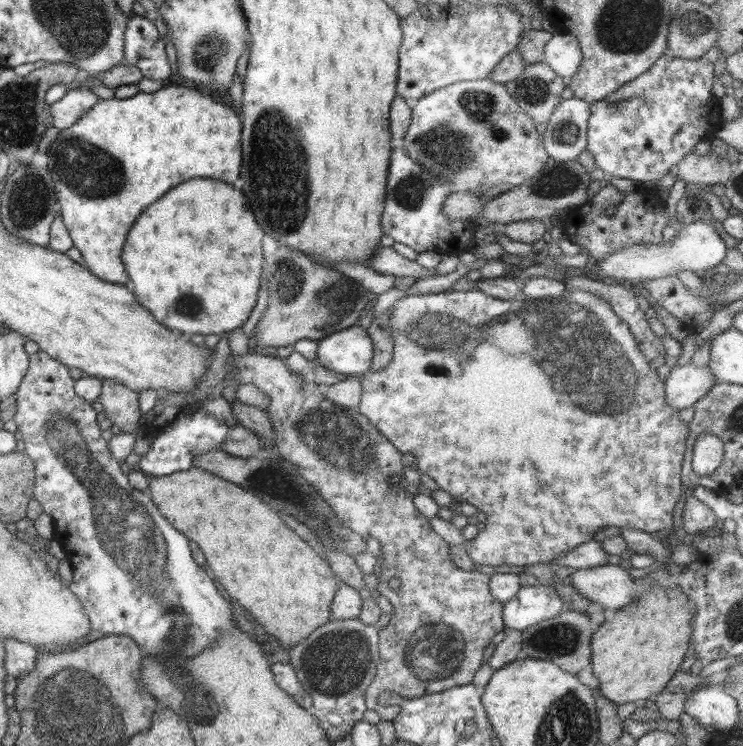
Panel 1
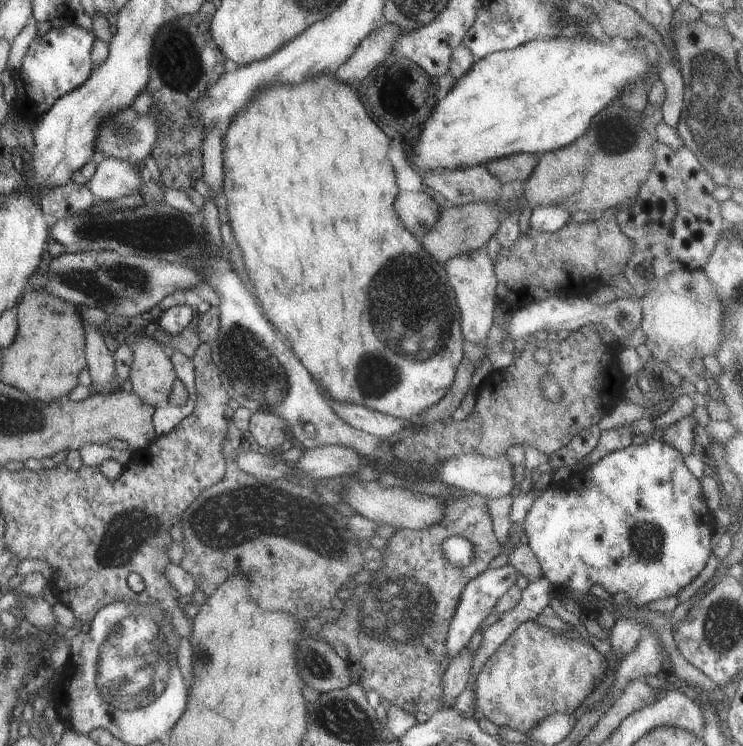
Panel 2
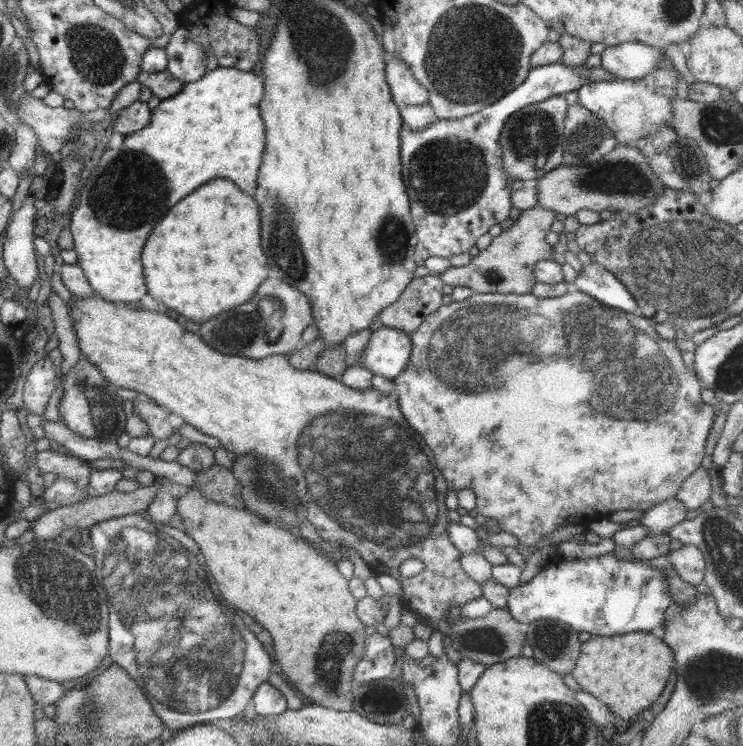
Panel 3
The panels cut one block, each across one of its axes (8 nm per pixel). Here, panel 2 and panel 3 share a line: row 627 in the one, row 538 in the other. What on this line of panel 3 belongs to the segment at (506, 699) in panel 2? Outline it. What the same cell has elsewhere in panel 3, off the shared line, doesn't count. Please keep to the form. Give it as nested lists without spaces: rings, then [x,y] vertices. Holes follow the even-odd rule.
[[[581,292],[566,293],[553,299],[539,299],[530,293],[496,294],[473,293],[466,300],[452,301],[447,306],[439,306],[432,314],[423,319],[420,326],[411,333],[411,352],[405,370],[393,378],[394,390],[401,414],[423,442],[433,452],[435,464],[441,470],[449,490],[469,488],[475,492],[475,510],[480,520],[493,522],[501,531],[517,537],[518,545],[533,547],[535,543],[546,538],[546,535],[561,526],[577,522],[593,522],[608,519],[607,514],[617,510],[647,510],[667,499],[673,499],[681,483],[700,466],[705,438],[713,424],[715,410],[700,399],[701,381],[683,365],[680,350],[672,341],[662,340],[654,331],[653,322],[641,317],[637,306],[631,313],[604,306],[597,300]],[[545,378],[551,378],[553,388],[545,388]],[[617,380],[635,382],[635,388],[623,390]],[[555,390],[561,398],[569,396],[569,402],[577,402],[583,394],[583,402],[569,408],[555,408]]]

